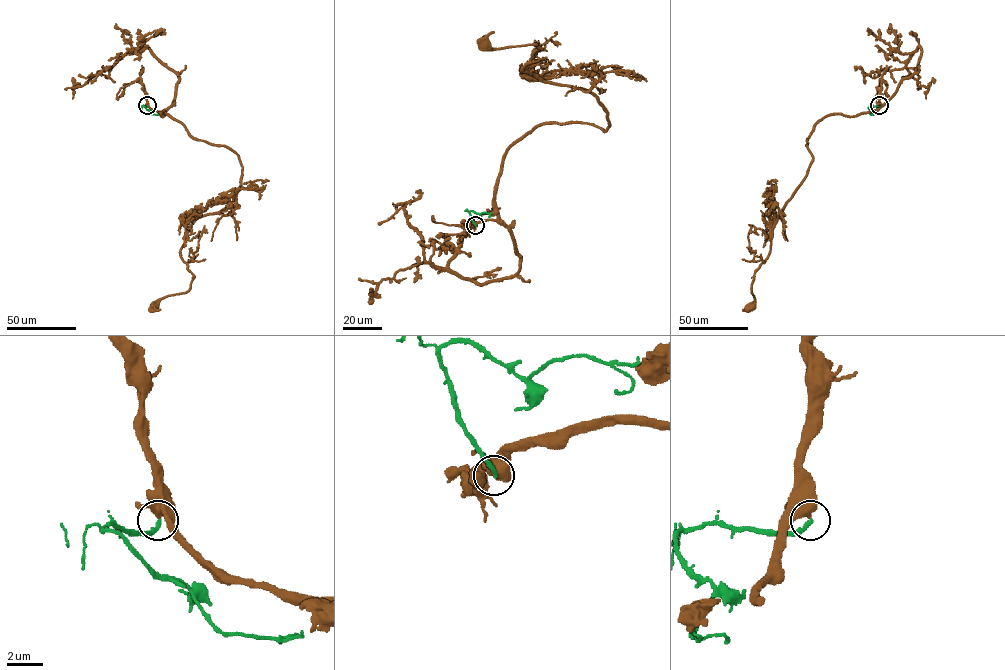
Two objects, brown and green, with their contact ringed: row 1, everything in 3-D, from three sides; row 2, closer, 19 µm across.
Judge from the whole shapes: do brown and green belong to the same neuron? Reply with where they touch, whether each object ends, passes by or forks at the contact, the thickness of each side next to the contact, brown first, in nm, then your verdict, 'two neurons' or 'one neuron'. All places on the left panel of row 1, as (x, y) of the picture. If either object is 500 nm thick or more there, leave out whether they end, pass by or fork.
place (147, 105); calibres 600 and 260 nm; two neurons

